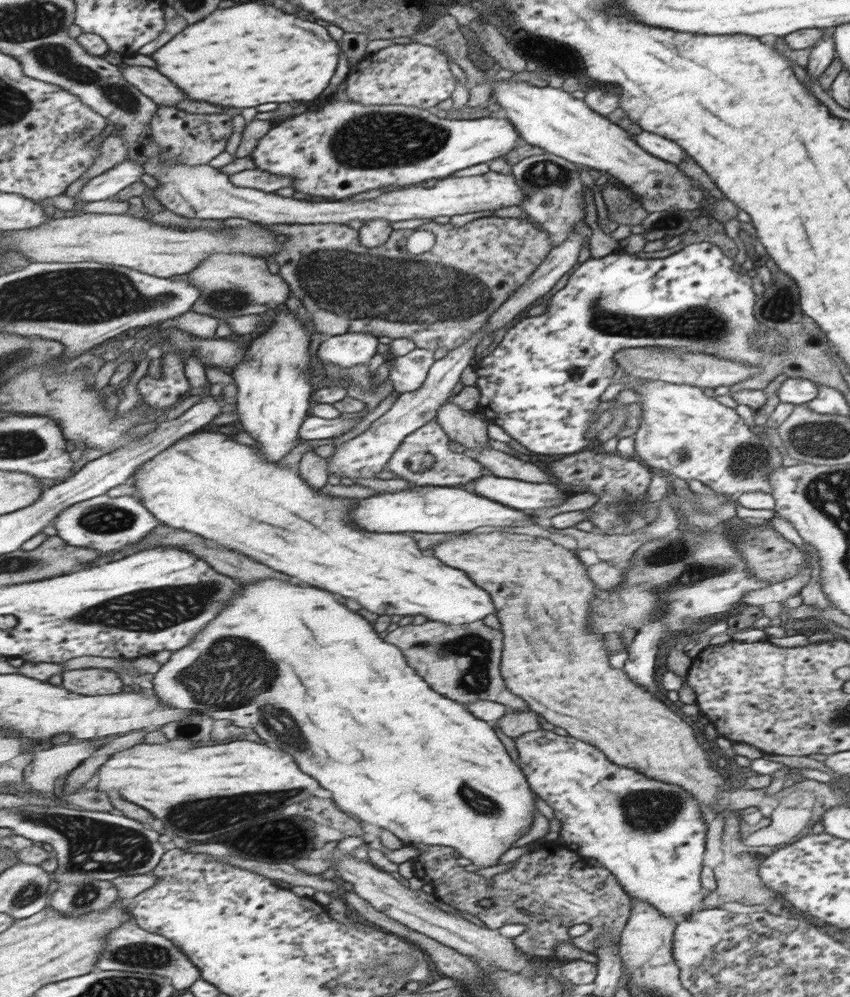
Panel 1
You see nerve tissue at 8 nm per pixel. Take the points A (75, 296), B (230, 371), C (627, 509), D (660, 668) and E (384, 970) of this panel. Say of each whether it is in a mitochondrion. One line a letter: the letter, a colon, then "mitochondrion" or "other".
A: mitochondrion
B: other
C: mitochondrion
D: other
E: mitochondrion

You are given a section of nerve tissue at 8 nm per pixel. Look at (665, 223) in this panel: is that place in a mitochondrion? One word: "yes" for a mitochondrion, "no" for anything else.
no

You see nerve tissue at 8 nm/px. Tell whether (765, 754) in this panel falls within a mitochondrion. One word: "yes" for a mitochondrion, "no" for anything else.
no

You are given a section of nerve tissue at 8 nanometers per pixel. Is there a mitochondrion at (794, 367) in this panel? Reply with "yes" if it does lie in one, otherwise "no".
no

